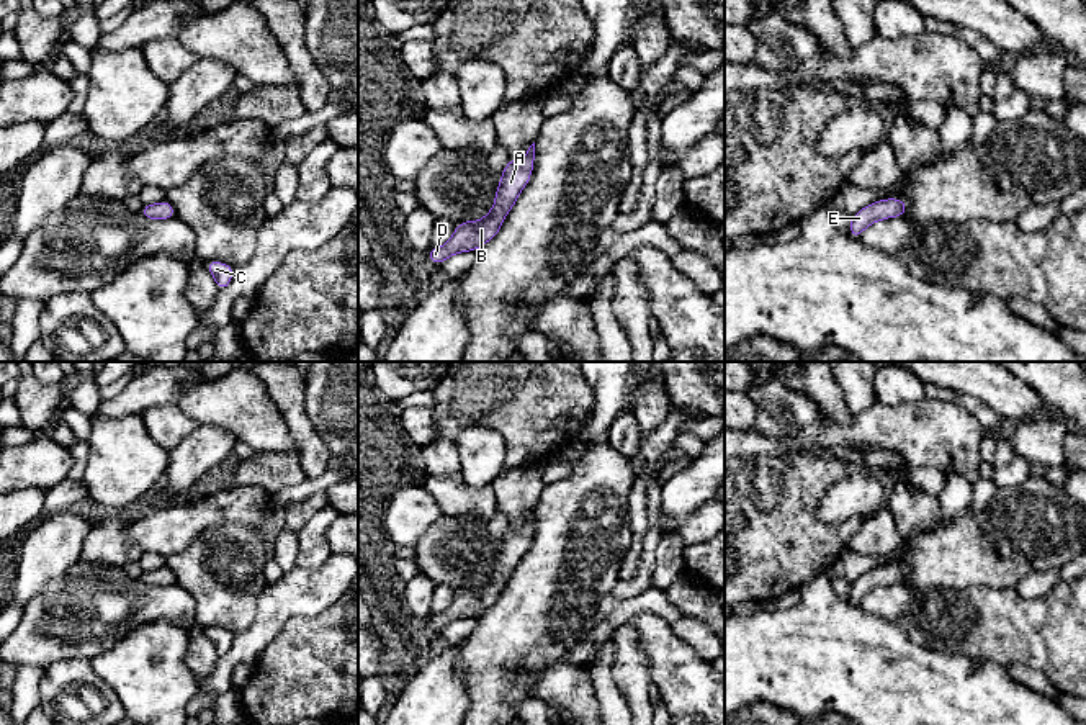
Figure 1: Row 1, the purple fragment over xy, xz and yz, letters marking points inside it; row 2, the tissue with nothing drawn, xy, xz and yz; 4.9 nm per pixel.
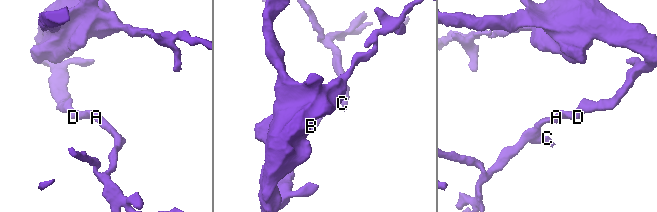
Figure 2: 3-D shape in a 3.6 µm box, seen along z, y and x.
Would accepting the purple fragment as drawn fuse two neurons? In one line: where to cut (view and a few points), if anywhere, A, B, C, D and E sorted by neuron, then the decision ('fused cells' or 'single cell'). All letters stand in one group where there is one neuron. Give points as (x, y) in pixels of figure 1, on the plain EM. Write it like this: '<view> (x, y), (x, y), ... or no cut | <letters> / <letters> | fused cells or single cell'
no cut | A B C D E | single cell

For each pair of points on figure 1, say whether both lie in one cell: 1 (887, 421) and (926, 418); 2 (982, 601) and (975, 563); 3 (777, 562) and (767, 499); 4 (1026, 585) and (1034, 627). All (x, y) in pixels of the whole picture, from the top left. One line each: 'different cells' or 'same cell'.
1: same cell
2: different cells
3: same cell
4: different cells

